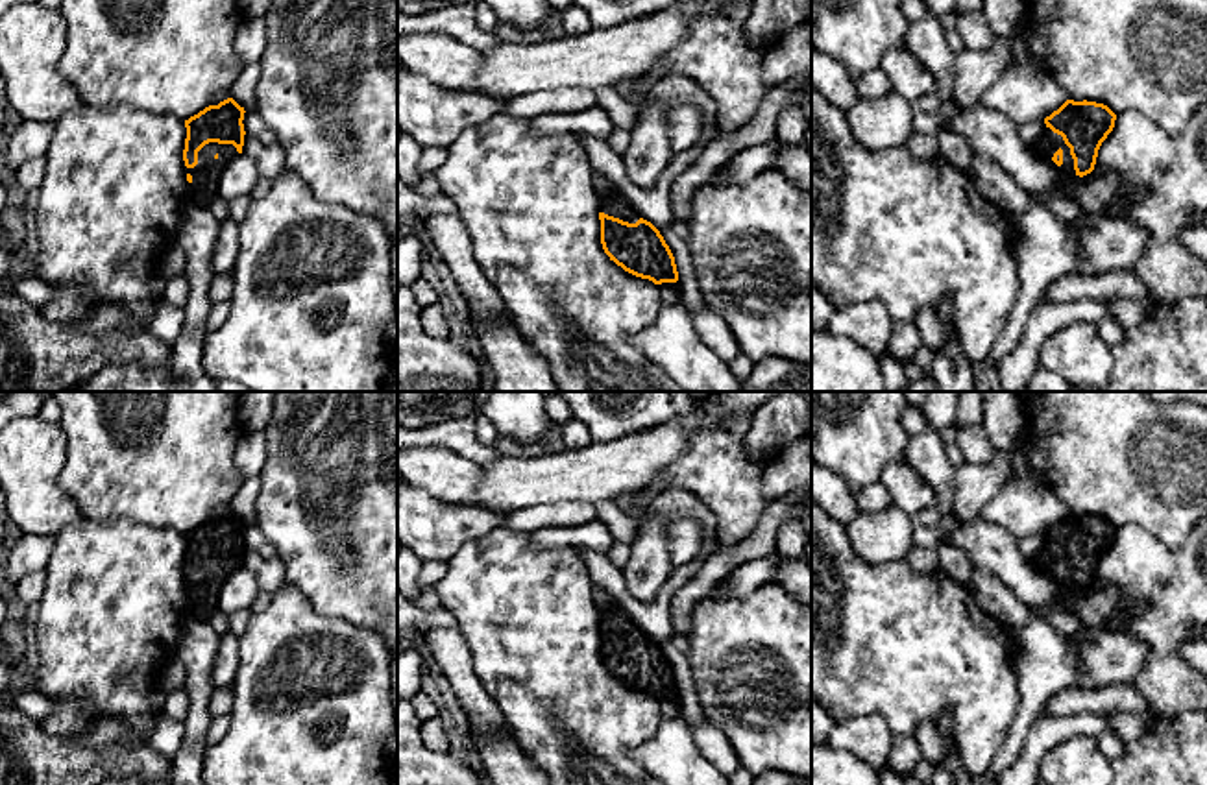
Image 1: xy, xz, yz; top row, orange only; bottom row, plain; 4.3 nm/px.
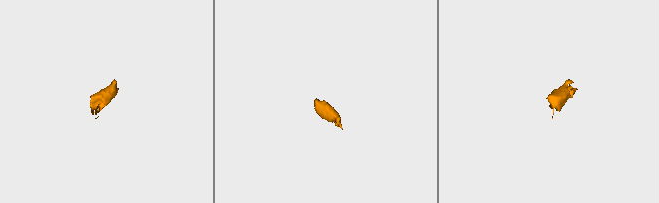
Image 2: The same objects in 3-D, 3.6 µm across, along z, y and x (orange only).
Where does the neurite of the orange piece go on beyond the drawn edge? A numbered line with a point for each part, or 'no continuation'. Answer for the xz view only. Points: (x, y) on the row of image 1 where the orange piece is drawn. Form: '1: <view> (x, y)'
1: xz (614, 205)

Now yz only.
1: yz (1045, 148)

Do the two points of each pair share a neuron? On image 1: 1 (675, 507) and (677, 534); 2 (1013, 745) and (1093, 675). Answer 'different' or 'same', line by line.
1: different
2: different

